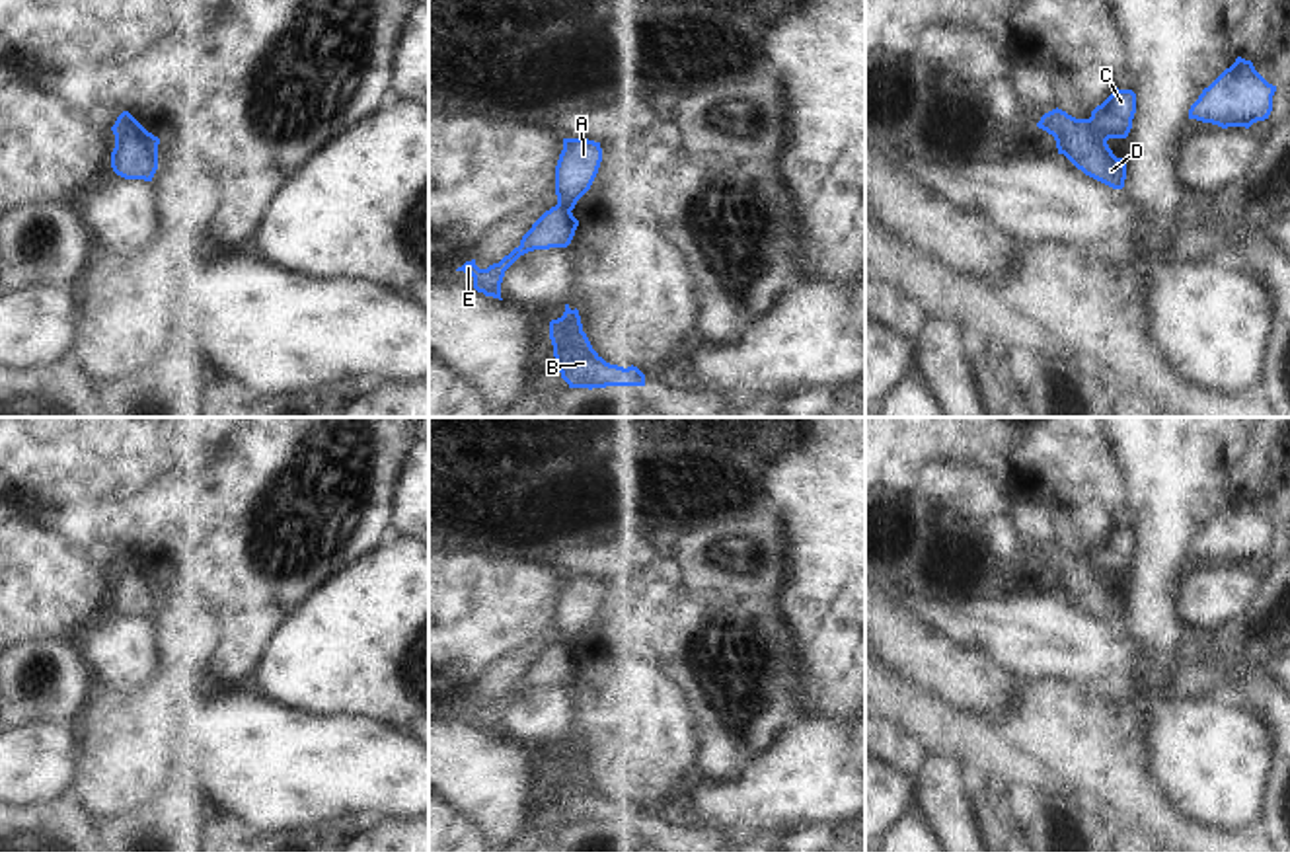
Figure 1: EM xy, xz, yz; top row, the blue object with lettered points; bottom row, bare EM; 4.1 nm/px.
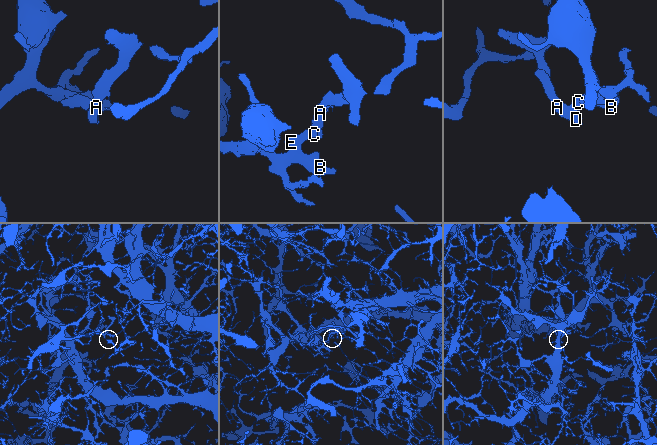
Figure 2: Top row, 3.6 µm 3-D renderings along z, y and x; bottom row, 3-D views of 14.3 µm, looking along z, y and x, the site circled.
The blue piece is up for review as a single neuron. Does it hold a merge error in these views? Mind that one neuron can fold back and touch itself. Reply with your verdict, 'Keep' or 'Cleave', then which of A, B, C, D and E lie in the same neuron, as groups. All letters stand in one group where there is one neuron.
Cleave. Groups: A D / B C E.

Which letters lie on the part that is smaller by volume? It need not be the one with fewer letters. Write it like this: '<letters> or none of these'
A, D.

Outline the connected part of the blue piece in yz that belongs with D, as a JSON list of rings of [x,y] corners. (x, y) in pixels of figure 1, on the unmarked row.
[[[1062,546],[1041,554],[1039,565],[1054,573],[1058,591],[1064,591],[1085,612],[1122,626],[1126,616],[1126,595],[1117,595],[1105,575],[1099,575],[1091,556],[1076,556]]]

